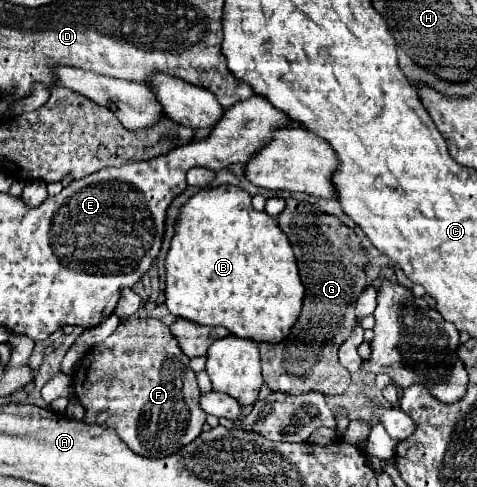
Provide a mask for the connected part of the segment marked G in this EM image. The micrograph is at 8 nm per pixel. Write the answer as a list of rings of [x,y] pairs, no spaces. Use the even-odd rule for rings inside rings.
[[[287,208],[279,214],[277,224],[293,246],[301,282],[305,286],[305,302],[299,322],[283,342],[259,344],[263,380],[273,392],[321,392],[325,396],[345,394],[351,384],[351,376],[345,368],[341,368],[337,350],[353,330],[355,300],[367,286],[367,250],[361,248],[359,238],[351,228],[341,224],[339,218],[319,210],[301,210],[293,214]]]

